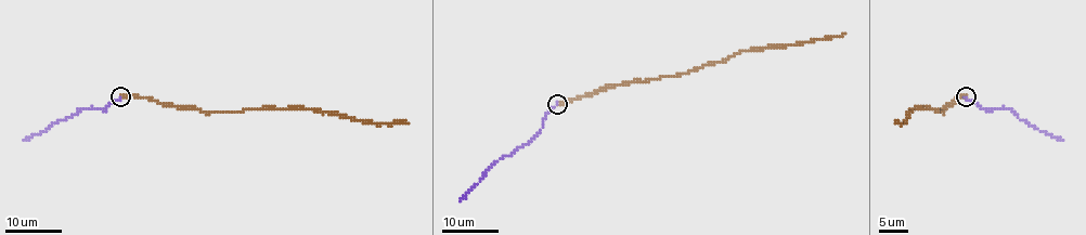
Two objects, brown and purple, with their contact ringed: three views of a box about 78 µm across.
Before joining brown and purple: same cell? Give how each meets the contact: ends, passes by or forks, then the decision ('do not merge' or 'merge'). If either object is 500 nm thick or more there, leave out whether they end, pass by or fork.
brown ends; purple ends; do not merge

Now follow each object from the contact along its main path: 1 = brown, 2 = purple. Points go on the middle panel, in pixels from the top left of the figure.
1: (556, 104), (587, 96), (608, 87), (681, 75), (724, 61), (741, 51), (828, 40), (844, 34)
2: (556, 104), (546, 114), (539, 133), (495, 162), (460, 200)

